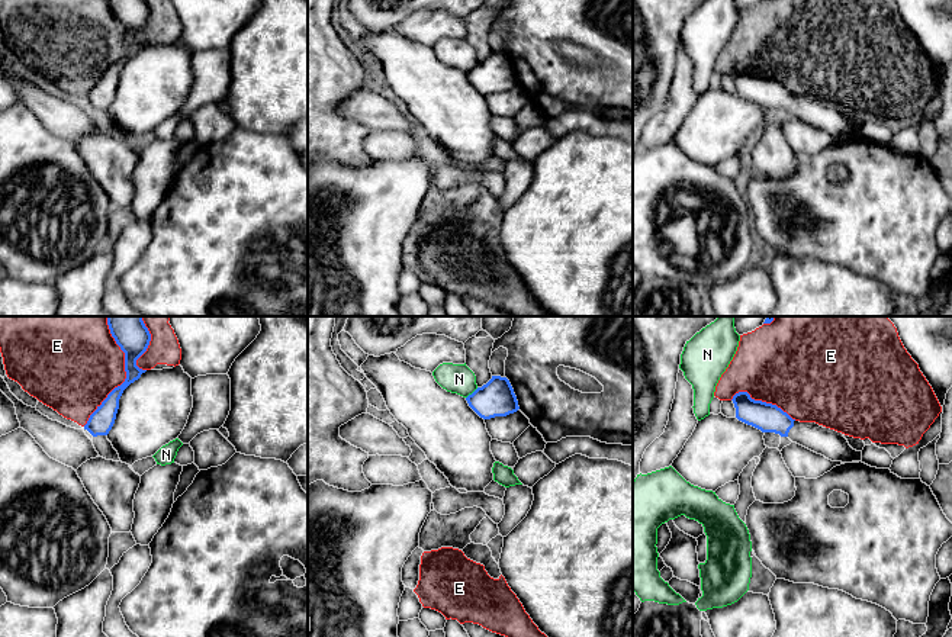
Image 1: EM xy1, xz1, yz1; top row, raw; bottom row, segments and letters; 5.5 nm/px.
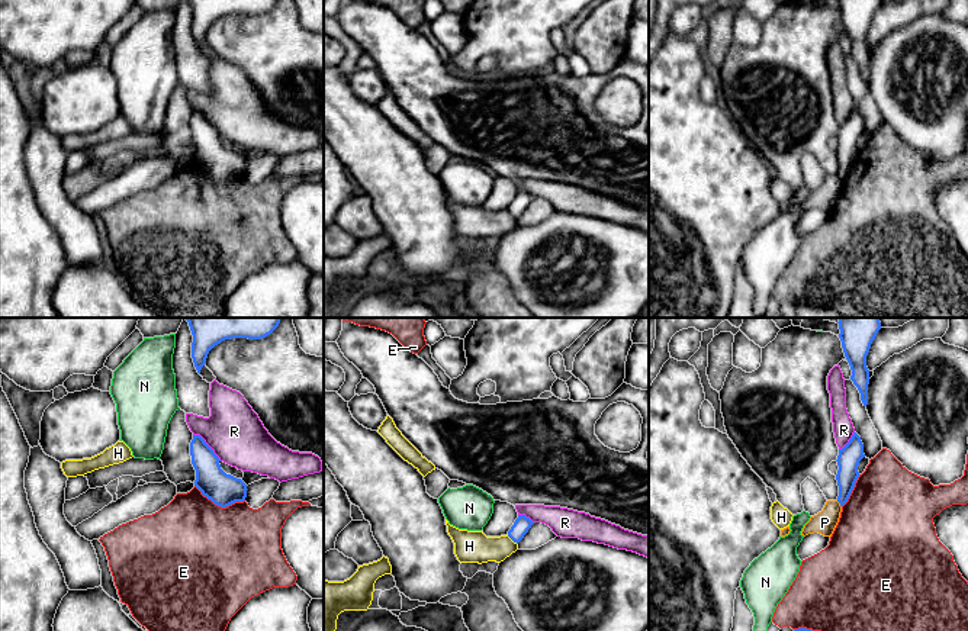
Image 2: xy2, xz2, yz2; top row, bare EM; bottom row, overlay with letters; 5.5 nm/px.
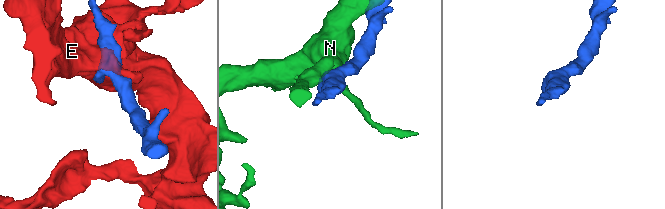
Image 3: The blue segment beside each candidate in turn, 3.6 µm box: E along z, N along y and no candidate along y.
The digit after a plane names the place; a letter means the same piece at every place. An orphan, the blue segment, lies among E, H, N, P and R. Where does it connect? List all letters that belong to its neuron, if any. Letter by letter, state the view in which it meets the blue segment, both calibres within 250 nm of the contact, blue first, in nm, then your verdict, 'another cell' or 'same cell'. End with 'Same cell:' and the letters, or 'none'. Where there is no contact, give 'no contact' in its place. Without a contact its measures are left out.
E: meets blue in xy1; 170 nm thick on the blue side, 420 nm on the other; another cell
H: meets blue in xz2; 90 nm thick on the blue side, 180 nm on the other; another cell
N: meets blue in xz1; 200 nm thick on the blue side, 160 nm on the other; another cell
P: meets blue in yz2; 130 nm thick on the blue side, 130 nm on the other; another cell
R: meets blue in xy2; 170 nm thick on the blue side, 320 nm on the other; another cell
Same cell: none

